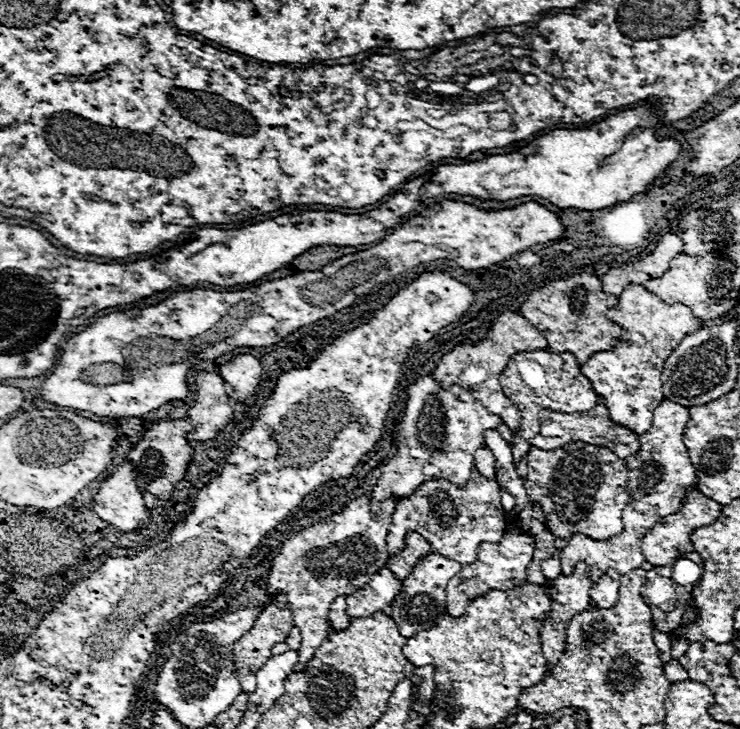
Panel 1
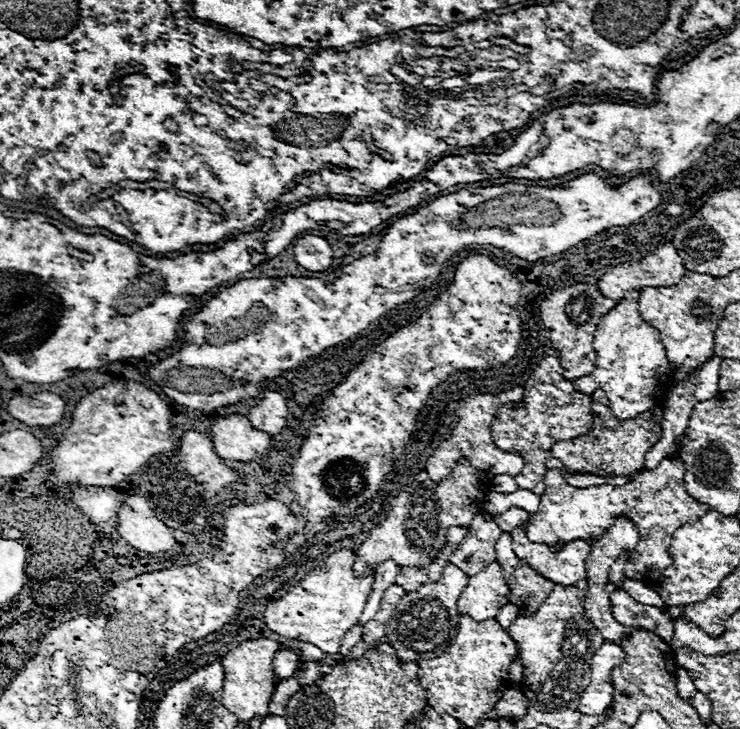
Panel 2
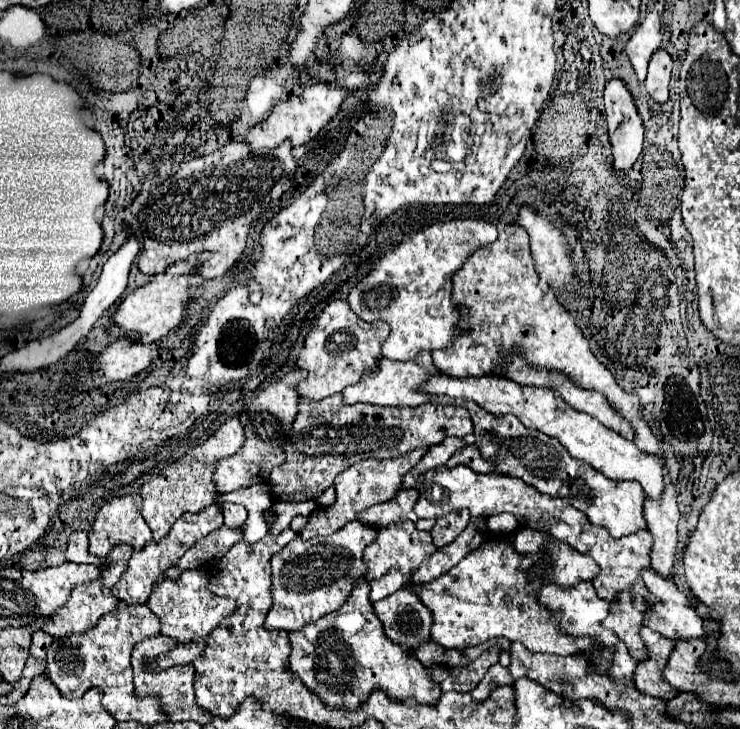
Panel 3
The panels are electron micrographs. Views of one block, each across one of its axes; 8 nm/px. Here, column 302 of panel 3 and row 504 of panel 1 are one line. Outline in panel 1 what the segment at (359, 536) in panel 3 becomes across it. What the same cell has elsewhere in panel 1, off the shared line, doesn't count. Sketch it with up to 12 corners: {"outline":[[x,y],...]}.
{"outline":[[572,442],[528,452],[524,488],[562,550],[620,534],[626,462]]}

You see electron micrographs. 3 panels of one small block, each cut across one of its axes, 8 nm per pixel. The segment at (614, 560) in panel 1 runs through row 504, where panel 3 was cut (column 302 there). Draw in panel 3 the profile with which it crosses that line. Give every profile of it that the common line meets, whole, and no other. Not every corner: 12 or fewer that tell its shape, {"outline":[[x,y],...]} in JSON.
{"outline":[[366,580],[292,632],[290,670],[328,706],[374,688],[436,704],[428,670],[386,638]]}

